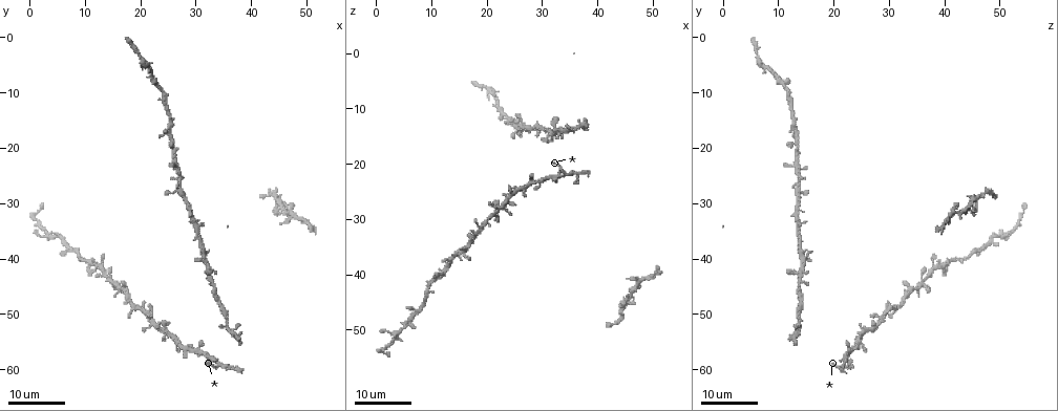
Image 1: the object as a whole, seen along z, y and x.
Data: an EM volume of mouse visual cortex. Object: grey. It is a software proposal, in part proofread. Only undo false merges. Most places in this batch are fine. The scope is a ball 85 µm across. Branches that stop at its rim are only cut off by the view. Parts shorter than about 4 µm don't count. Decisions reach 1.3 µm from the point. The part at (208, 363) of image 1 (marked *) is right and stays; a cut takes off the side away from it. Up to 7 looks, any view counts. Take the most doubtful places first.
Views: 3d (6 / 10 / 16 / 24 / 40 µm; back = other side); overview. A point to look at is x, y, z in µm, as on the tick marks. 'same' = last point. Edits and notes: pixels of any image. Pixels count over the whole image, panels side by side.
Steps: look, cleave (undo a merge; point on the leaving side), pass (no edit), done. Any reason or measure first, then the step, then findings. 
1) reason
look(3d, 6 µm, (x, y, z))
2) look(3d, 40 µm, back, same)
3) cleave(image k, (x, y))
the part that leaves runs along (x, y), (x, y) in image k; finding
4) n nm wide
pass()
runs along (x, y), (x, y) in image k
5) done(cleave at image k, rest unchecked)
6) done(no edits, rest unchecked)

thick turns thin
look(3d, 16 µm, (24.5, 10.0, 12.0))

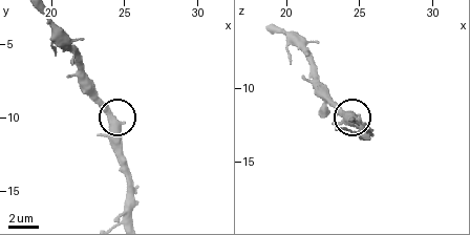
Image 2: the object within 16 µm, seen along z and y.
look(3d, 6 µm, same)

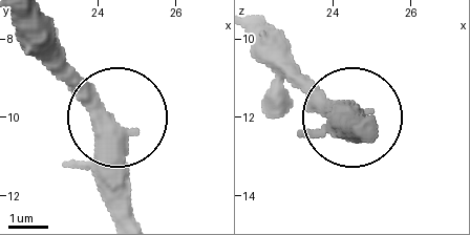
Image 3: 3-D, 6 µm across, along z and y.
510 nm wide
pass()
runs along (366, 135), (293, 62) in image 3; continuous, no second neuron

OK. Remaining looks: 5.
look(3d, 16 µm, (5.5, 35.5, 49.0))

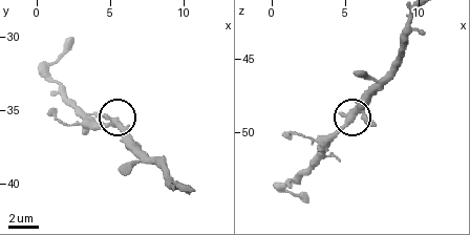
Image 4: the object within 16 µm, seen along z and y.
look(3d, 6 µm, (5.4, 36.0, 49.0))

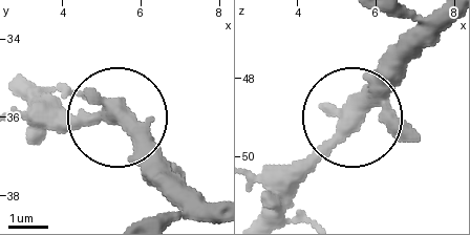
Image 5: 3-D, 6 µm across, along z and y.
pass()
runs along (446, 23), (270, 199) in image 5; one neuron here

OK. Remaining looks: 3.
looks like a crossing
look(3d, 16 µm, (31.0, 40.0, 15.0))

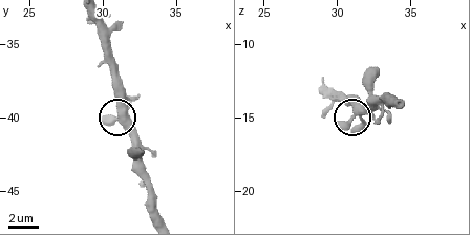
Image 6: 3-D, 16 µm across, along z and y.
look(3d, 6 µm, same)

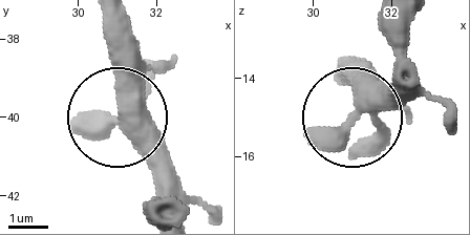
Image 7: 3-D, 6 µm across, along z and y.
5 arms
pass()
continuous, no second neuron

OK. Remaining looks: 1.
done(no edits, rest unchecked)

